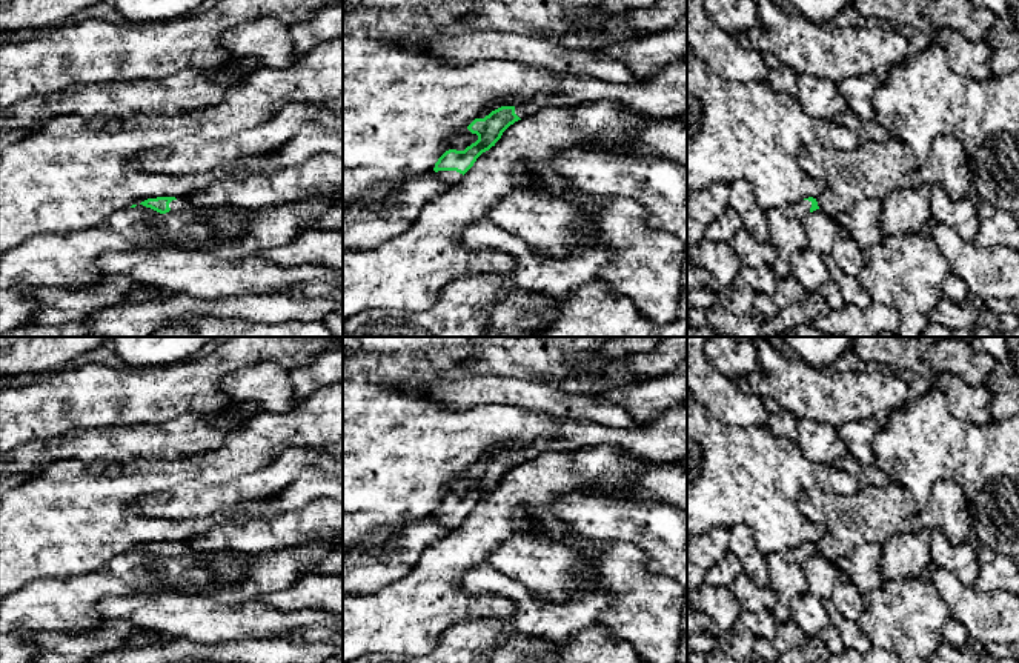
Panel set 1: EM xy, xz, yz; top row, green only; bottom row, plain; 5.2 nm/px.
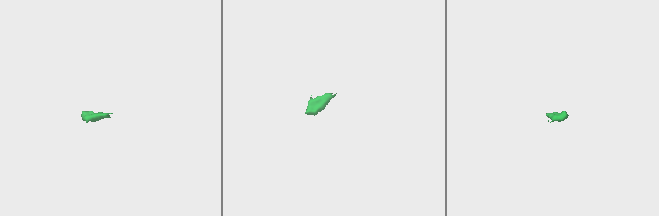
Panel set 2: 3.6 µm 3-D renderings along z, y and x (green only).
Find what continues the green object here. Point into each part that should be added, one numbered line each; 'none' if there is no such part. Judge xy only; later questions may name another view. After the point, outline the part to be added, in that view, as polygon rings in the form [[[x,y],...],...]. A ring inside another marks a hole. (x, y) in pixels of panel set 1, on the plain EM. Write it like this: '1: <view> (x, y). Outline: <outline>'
1: xy (125, 566). Outline: [[[138,548],[135,552],[128,552],[111,560],[108,569],[123,581],[129,583],[132,588],[135,588],[135,572],[138,569],[155,568],[158,560],[160,557]]]

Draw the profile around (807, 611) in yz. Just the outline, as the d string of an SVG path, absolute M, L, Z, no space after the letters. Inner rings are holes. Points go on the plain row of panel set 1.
M804 592L790 601L788 620L807 637L819 637L831 625L822 600L810 592Z

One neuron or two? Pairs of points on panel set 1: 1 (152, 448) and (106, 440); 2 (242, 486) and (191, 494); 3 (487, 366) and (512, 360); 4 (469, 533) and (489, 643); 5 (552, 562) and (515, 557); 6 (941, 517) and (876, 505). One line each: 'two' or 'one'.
1: one
2: one
3: one
4: two
5: one
6: one

